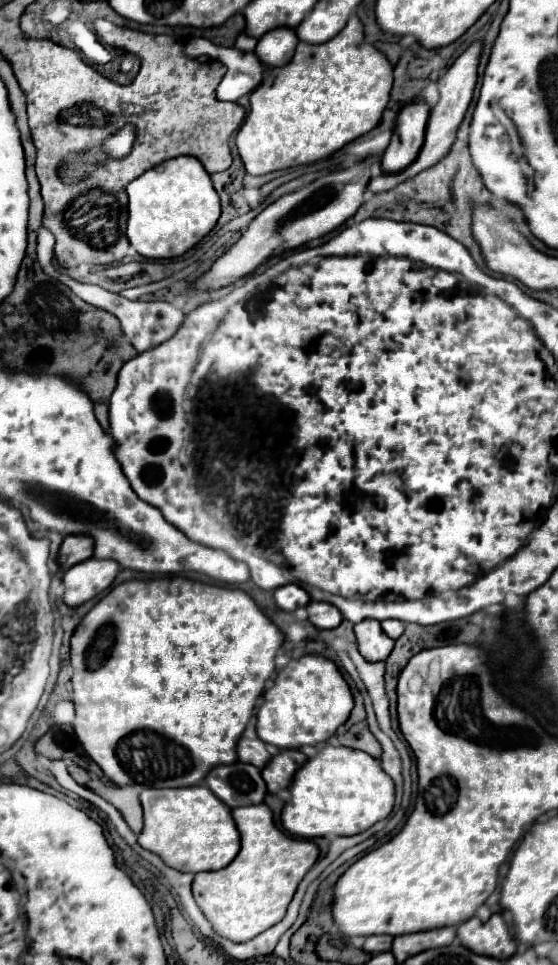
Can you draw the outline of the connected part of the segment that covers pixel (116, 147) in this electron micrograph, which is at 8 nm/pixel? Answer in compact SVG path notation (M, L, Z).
M125 124L117 132L109 134L99 148L109 160L119 160L125 158L133 150L133 146L135 146L135 126Z

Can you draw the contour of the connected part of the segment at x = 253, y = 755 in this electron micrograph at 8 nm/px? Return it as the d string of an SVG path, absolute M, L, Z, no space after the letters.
M248 724L244 734L241 736L239 744L237 744L237 756L239 756L241 762L253 764L259 770L271 758L269 752L265 750L265 742L259 740L253 724Z

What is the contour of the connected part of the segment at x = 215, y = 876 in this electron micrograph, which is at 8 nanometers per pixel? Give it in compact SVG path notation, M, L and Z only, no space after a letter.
M265 804L235 808L235 810L231 810L231 814L233 814L235 826L237 826L239 836L241 836L239 854L233 858L233 862L229 866L225 866L221 870L197 872L191 888L193 888L193 896L195 896L197 906L201 908L203 916L211 922L213 930L219 936L223 936L231 942L247 942L247 940L255 938L257 934L265 932L267 928L271 928L273 924L277 924L285 916L285 910L287 910L287 906L297 890L297 884L301 882L301 878L307 874L307 870L317 860L319 848L309 840L293 838L293 836L277 830L273 824L273 814Z

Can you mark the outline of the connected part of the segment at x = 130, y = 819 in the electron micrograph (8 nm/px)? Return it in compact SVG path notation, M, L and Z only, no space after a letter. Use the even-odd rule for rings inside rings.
M71 768L71 776L85 788L89 788L95 794L101 794L109 804L113 804L123 816L129 828L139 834L143 828L143 814L141 814L141 804L139 804L139 792L137 788L121 788L113 782L107 780L93 780L89 774L81 768Z

